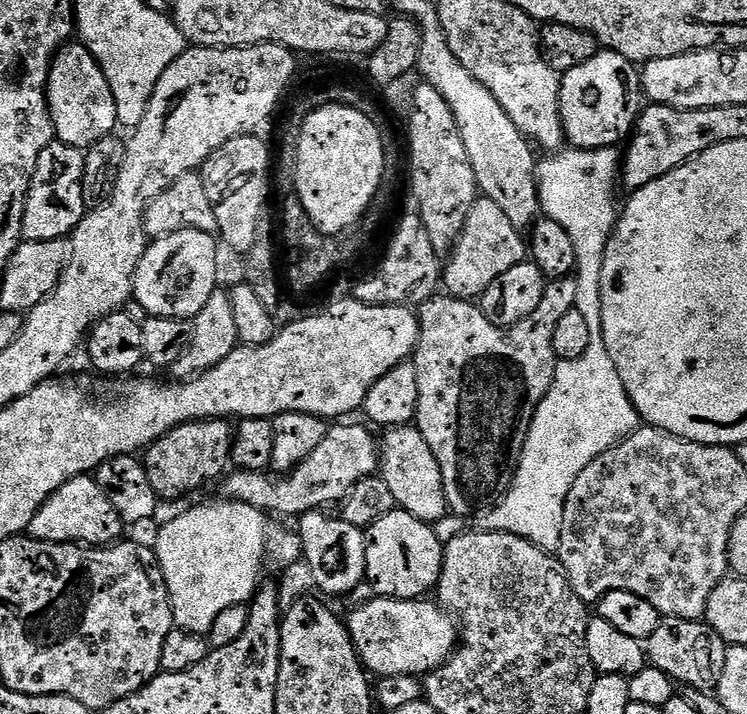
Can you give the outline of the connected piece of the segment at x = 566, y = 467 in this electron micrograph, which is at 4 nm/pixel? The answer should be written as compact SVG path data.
M572 148L545 155L536 165L540 211L547 219L558 222L558 226L562 226L574 241L574 275L578 282L576 309L586 317L586 323L590 325L590 346L586 354L582 354L582 358L557 363L554 382L530 422L530 430L526 434L524 449L516 467L516 477L503 500L483 517L483 527L493 532L509 532L521 536L550 553L555 553L560 546L566 494L570 494L574 478L578 478L578 474L582 474L582 470L586 470L586 466L590 466L594 458L621 444L640 426L636 407L626 394L622 378L618 378L618 370L614 370L614 361L610 358L610 350L606 350L606 338L602 334L602 262L606 258L606 246L618 219L616 184L618 188L621 163L622 156L616 148Z

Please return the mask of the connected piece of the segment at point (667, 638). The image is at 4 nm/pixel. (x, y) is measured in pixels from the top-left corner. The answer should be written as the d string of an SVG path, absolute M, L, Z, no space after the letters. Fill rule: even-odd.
M666 616L646 641L646 660L651 667L664 671L677 685L711 693L720 685L722 670L726 670L729 647L704 620Z

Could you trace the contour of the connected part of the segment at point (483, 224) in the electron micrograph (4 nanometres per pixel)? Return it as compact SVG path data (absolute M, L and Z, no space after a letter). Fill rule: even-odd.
M483 198L477 199L475 206L466 218L462 234L452 246L450 255L442 268L442 284L447 295L457 300L475 301L483 296L506 270L525 263L529 259L530 249L521 229L506 218L506 213L494 202ZM448 287L448 288L447 288Z

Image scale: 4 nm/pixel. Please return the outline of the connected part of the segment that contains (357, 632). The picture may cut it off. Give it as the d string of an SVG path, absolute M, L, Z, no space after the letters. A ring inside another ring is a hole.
M372 598L369 604L346 616L348 632L365 669L377 677L410 674L423 677L437 669L458 647L458 624L439 603L431 599L389 600Z

